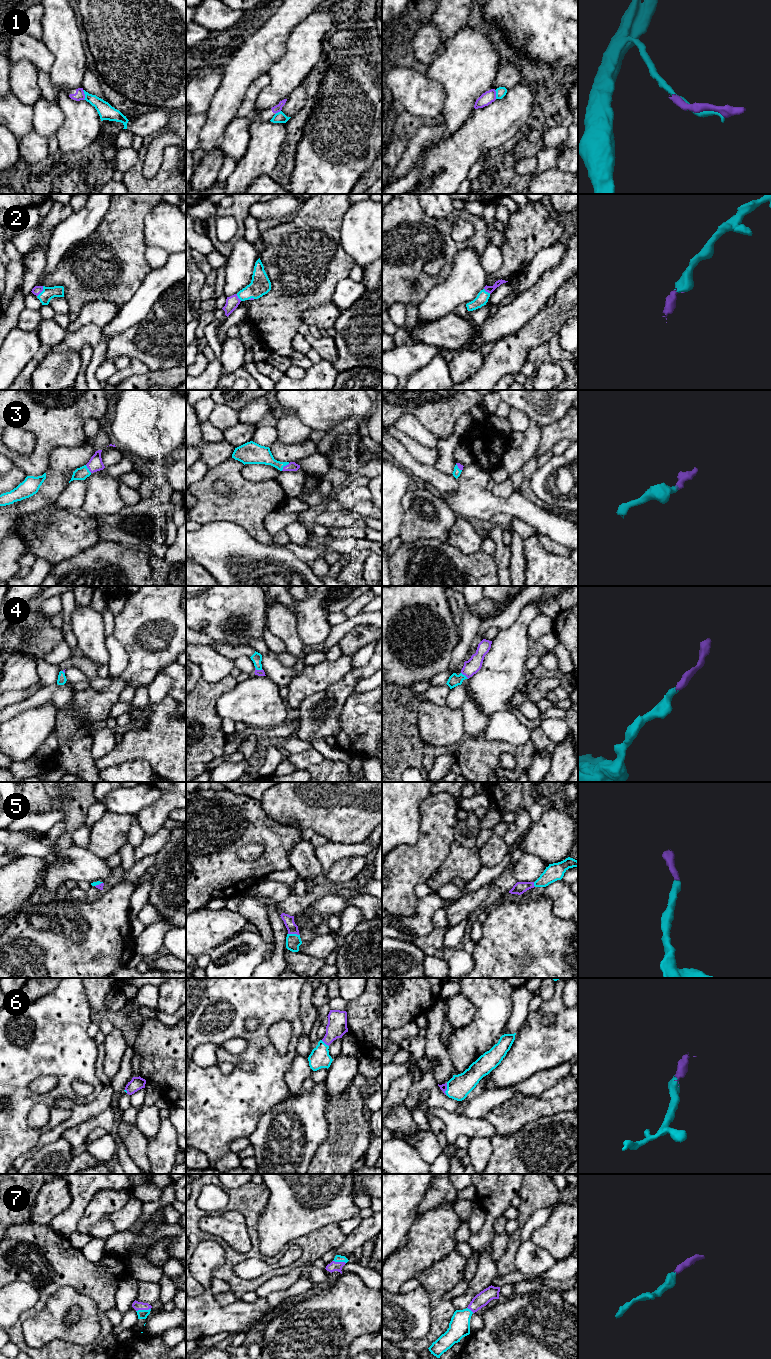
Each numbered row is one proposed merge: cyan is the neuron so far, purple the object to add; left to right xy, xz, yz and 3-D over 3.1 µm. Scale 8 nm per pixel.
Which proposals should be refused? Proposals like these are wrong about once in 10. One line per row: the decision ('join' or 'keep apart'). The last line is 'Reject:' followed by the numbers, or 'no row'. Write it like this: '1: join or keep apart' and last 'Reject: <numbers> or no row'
1: keep apart
2: join
3: join
4: join
5: join
6: join
7: join
Reject: 1

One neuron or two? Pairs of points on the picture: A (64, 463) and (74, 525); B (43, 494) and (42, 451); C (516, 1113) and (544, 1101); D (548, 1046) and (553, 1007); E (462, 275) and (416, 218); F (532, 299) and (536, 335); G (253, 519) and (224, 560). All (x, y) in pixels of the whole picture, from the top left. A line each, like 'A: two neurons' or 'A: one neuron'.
A: two neurons
B: two neurons
C: one neuron
D: one neuron
E: two neurons
F: two neurons
G: two neurons

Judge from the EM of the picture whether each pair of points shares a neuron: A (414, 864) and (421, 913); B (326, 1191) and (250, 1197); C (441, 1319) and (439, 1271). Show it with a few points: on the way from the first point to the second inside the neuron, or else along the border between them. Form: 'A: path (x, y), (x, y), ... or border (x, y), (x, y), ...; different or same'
A: border (418, 899), (415, 910), (410, 915), (401, 915); different
B: border (265, 1184), (269, 1190), (269, 1200), (259, 1216); different
C: path (440, 1307), (438, 1304), (438, 1283); same

